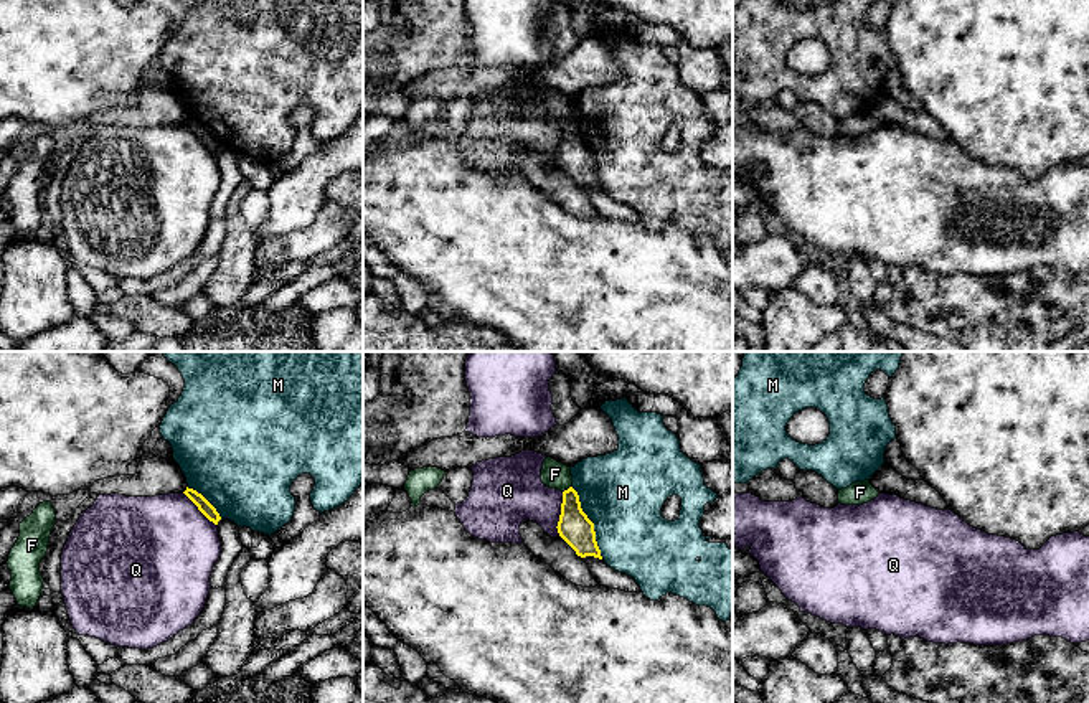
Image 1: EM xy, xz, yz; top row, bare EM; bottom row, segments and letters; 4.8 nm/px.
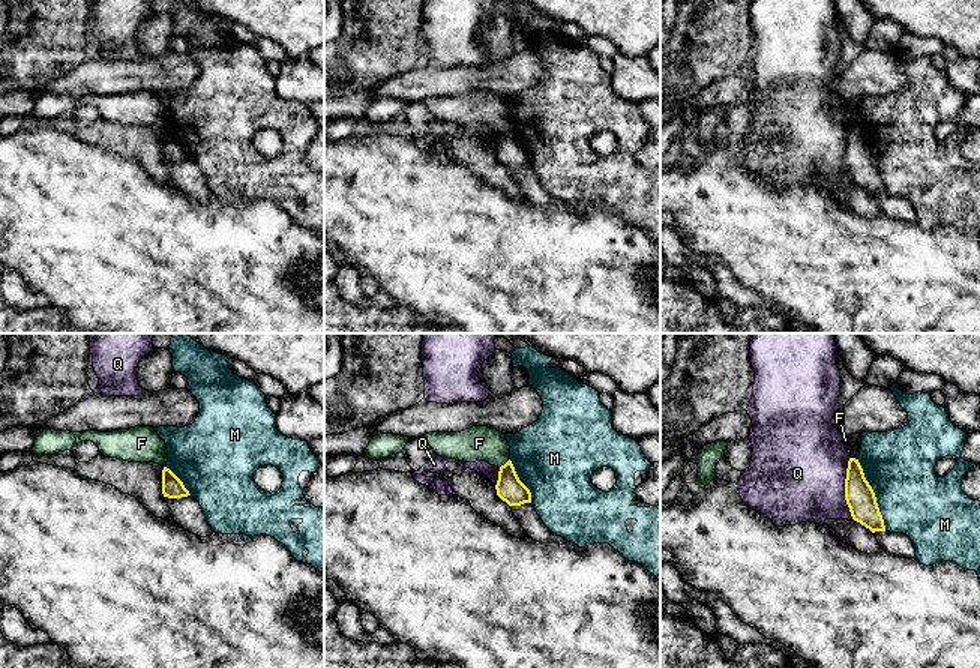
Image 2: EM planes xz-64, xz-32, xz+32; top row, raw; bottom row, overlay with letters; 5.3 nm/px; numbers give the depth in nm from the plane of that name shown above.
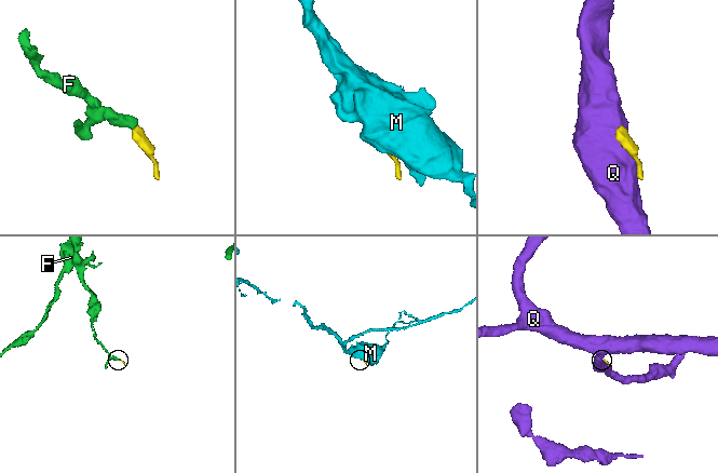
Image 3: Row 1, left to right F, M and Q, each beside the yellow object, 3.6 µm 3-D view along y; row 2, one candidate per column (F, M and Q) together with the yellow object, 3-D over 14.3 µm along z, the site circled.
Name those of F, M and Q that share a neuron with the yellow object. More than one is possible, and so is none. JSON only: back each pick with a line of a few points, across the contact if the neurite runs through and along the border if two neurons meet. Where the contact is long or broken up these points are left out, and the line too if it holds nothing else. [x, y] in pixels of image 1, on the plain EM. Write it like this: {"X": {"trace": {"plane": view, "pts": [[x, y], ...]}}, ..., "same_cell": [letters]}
{"F": {"trace": {"plane": "xz", "pts": [[575, 157], [568, 119], [555, 104]]}}, "same_cell": ["F"]}

